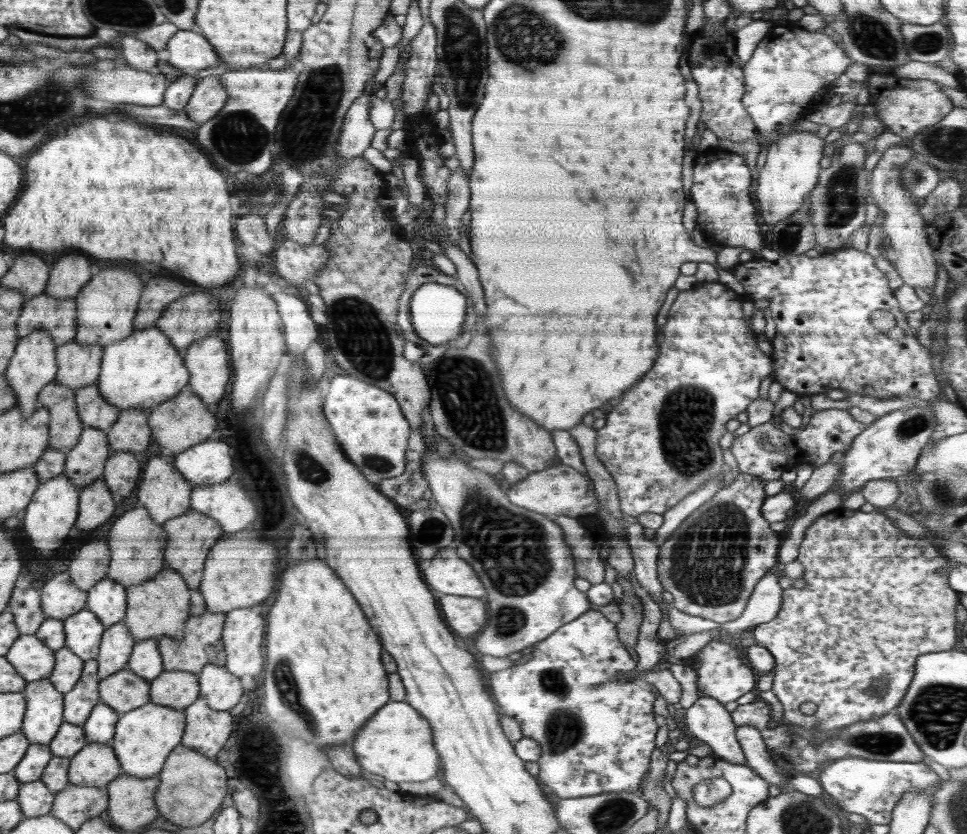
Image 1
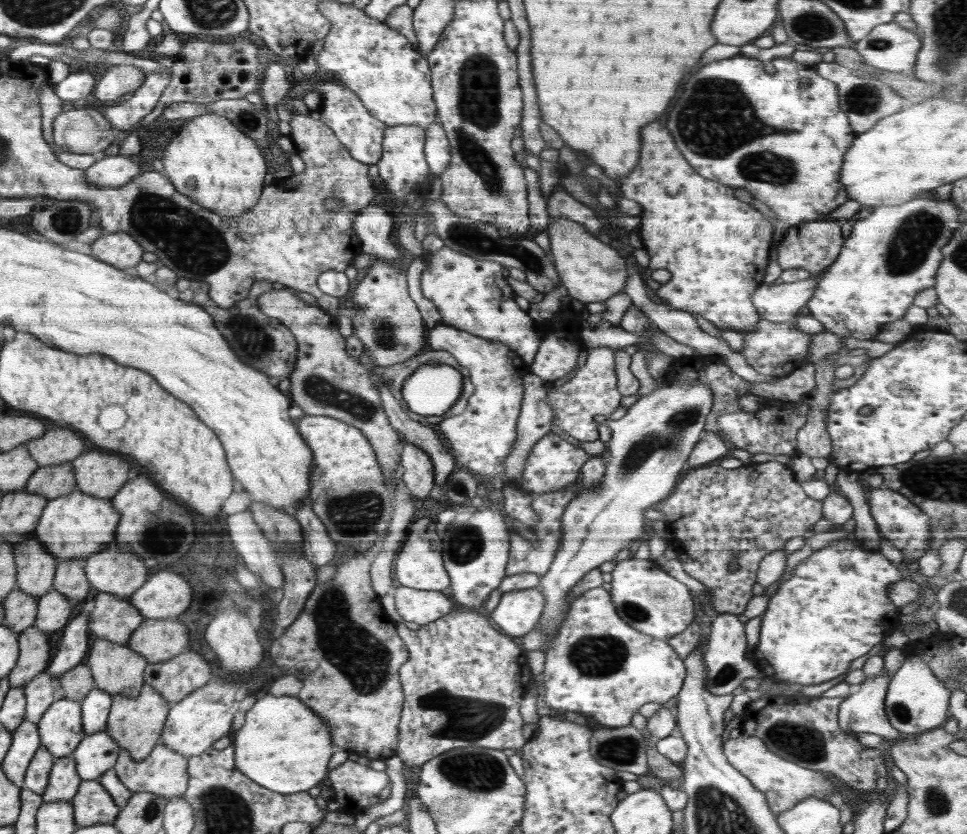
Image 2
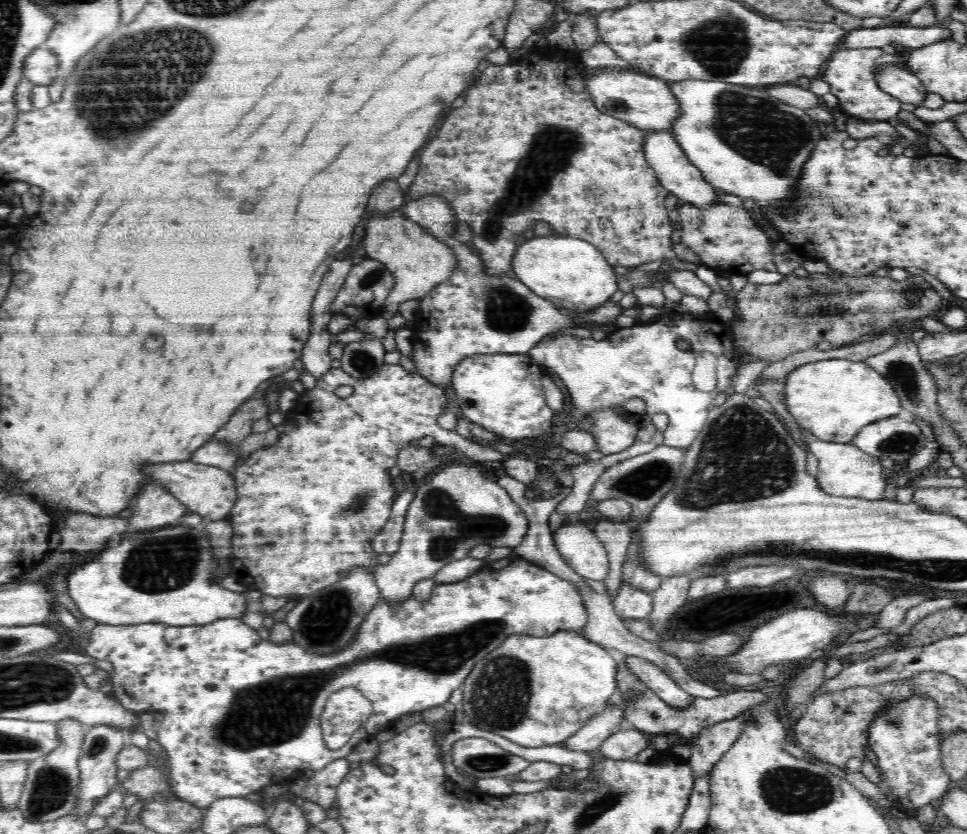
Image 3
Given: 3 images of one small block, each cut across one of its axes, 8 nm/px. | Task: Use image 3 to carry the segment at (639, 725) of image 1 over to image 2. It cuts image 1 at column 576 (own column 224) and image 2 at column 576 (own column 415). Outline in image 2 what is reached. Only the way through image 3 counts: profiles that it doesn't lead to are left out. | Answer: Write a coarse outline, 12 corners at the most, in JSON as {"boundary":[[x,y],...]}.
{"boundary":[[610,592],[572,601],[544,702],[605,727],[666,703],[686,669]]}

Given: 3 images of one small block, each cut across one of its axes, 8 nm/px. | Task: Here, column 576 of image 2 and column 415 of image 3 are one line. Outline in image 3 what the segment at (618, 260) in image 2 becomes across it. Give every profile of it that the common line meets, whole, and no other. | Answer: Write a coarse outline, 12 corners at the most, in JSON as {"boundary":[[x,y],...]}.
{"boundary":[[404,212],[368,216],[368,258],[395,279],[386,320],[451,280],[458,259]]}

